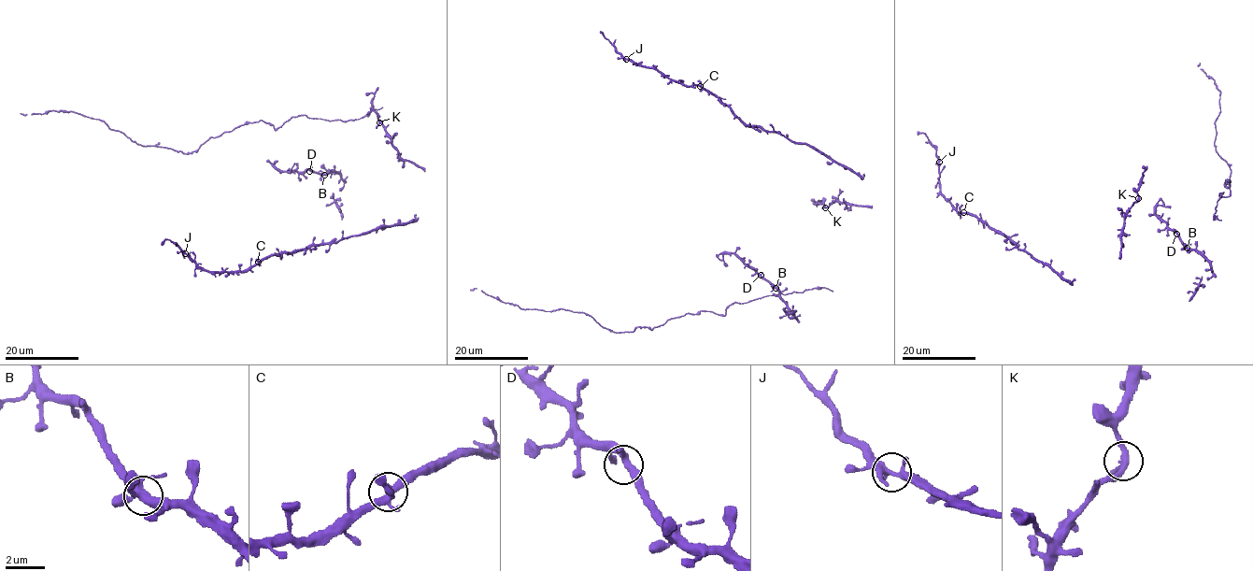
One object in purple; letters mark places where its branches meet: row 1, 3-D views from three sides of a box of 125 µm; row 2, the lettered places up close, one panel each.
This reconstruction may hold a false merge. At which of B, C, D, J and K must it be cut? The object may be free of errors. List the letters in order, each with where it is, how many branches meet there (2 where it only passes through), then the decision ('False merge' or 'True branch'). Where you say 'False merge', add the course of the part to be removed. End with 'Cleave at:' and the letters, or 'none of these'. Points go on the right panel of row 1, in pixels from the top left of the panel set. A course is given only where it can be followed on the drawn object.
B: Place: (1187, 248). Branches: 5. True branch
C: Place: (963, 212). Branches: 5. True branch
D: Place: (1176, 234). Branches: 3. True branch
J: Place: (939, 162). Branches: 5. True branch
K: Place: (1138, 198). Branches: 3. True branch
Cleave at: none of these

